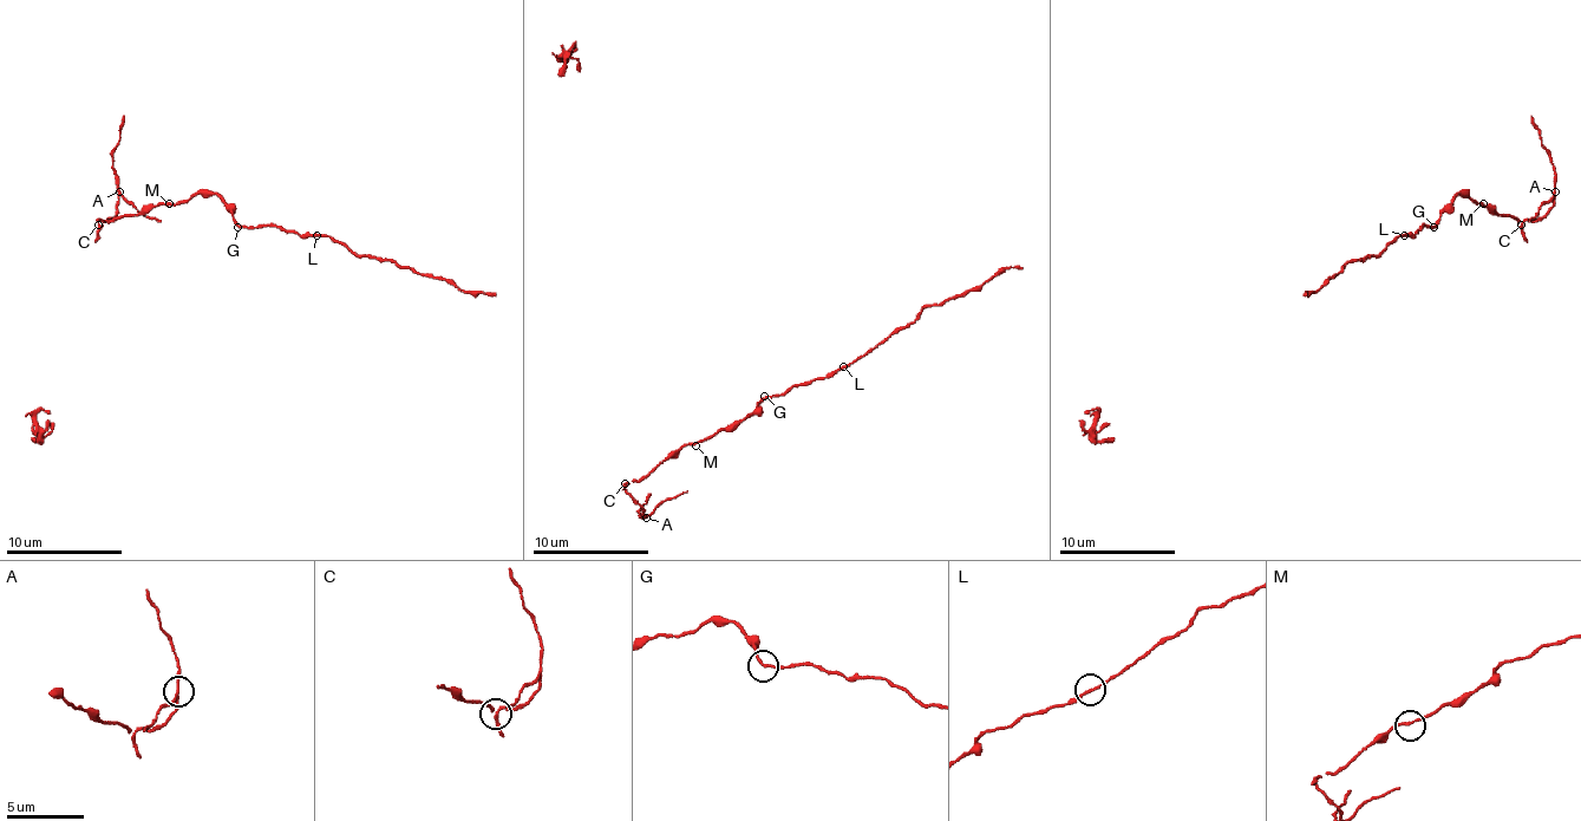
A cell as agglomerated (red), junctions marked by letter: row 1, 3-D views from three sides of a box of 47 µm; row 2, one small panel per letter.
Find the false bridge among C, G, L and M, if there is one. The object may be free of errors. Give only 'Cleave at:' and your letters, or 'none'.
Cleave at: C

